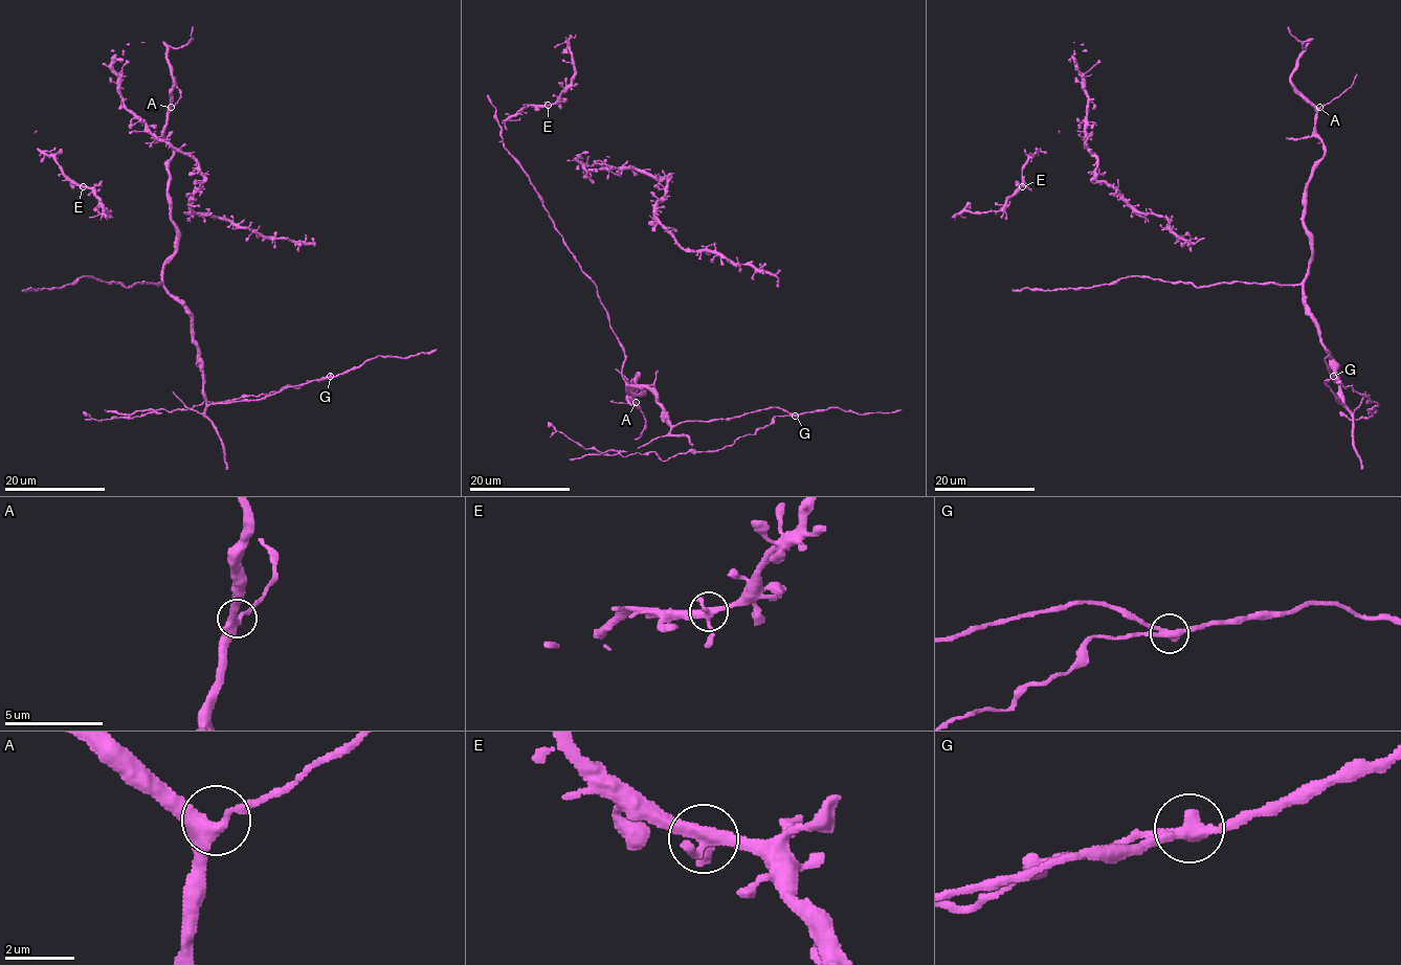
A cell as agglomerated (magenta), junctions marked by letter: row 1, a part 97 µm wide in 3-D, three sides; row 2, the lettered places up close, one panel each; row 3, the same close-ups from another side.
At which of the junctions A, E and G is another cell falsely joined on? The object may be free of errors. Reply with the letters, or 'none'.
G

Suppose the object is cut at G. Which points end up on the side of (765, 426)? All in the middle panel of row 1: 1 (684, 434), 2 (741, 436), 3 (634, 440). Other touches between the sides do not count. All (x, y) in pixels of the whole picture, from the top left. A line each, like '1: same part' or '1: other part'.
1: other part
2: same part
3: other part

